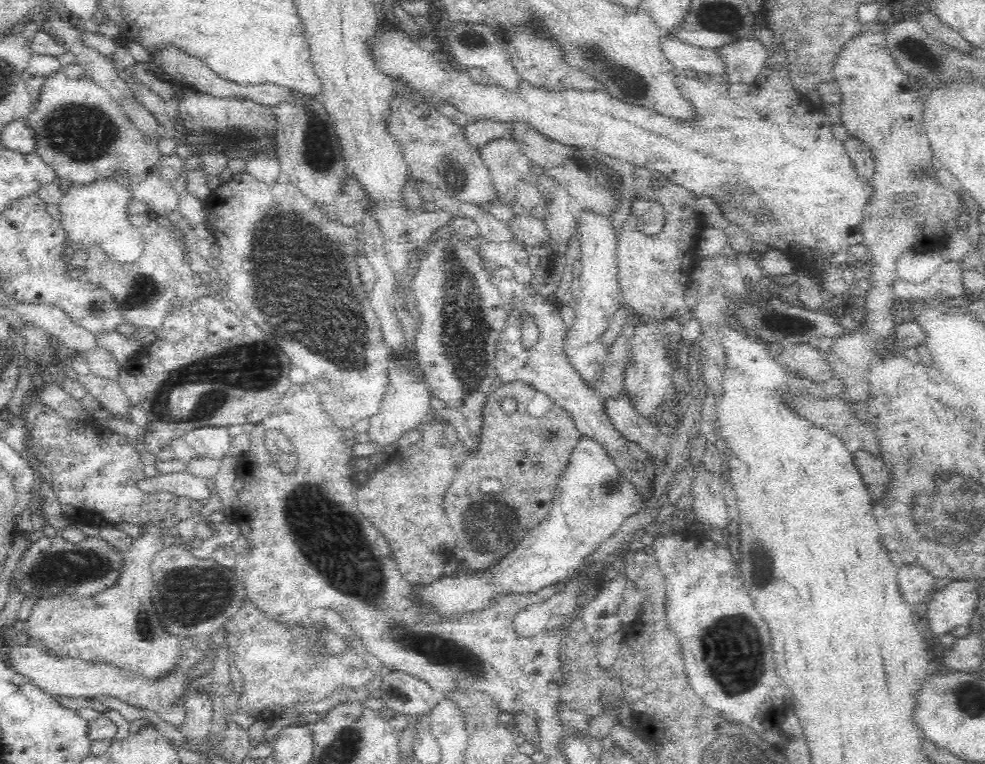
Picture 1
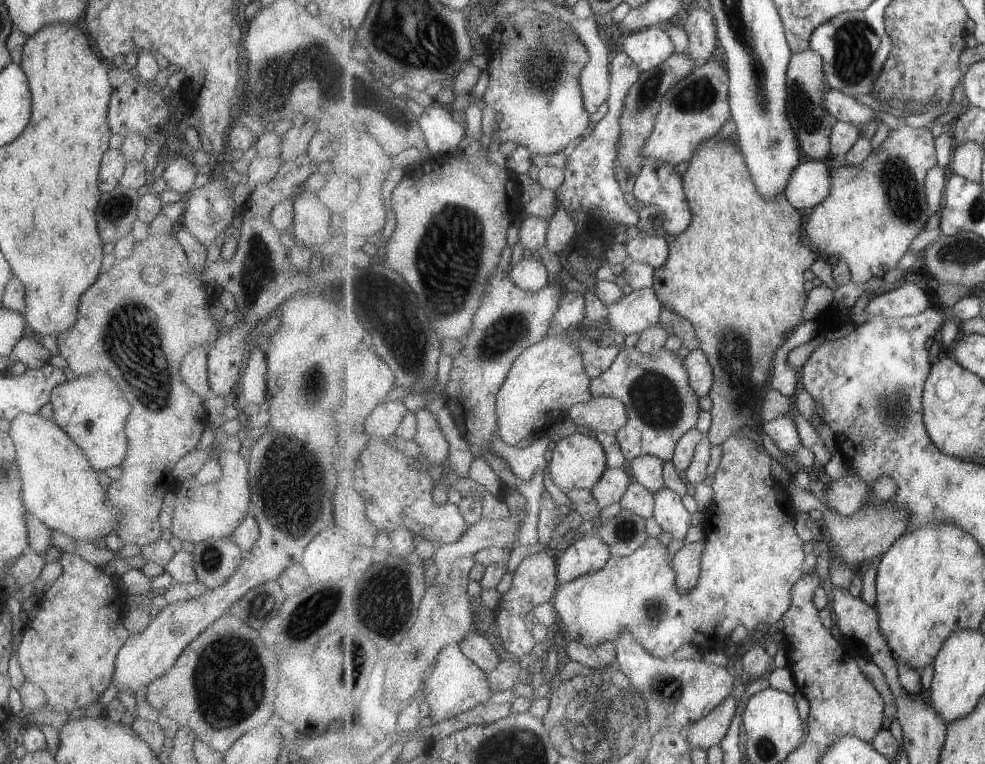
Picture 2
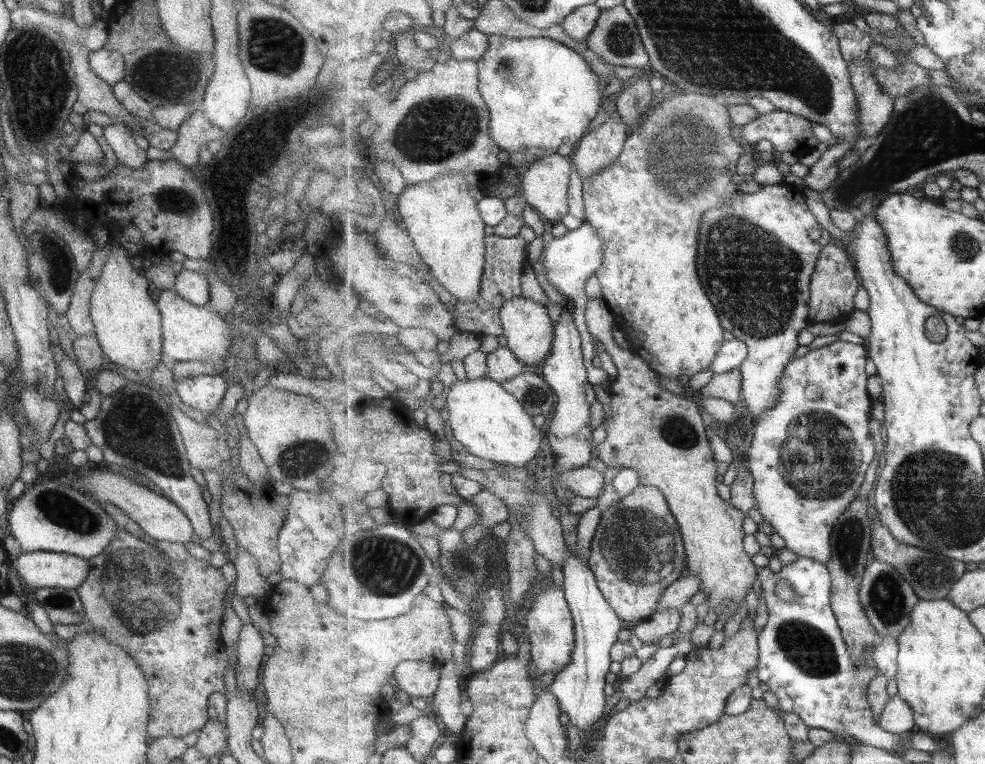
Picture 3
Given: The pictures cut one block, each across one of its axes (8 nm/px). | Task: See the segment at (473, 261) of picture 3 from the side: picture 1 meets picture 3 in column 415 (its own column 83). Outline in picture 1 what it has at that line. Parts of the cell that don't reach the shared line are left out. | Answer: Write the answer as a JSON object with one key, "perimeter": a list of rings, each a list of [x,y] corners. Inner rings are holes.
{"perimeter":[[[108,177],[95,180],[90,184],[72,185],[69,184],[64,189],[64,196],[61,198],[57,208],[60,212],[61,227],[66,231],[67,240],[71,242],[71,248],[88,249],[90,246],[101,246],[102,250],[117,262],[134,262],[140,256],[143,248],[142,235],[140,232],[130,225],[128,221],[128,203],[132,199],[130,187],[128,187],[130,179],[124,177]]]}

